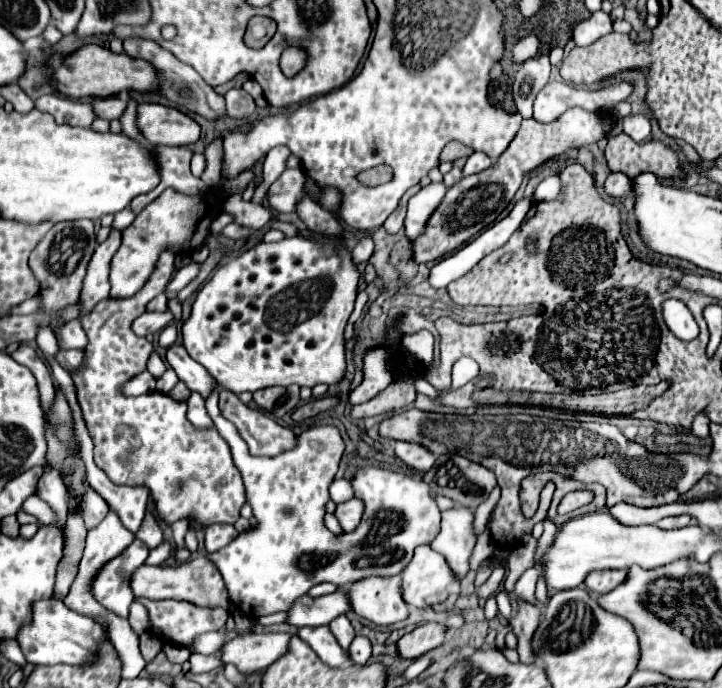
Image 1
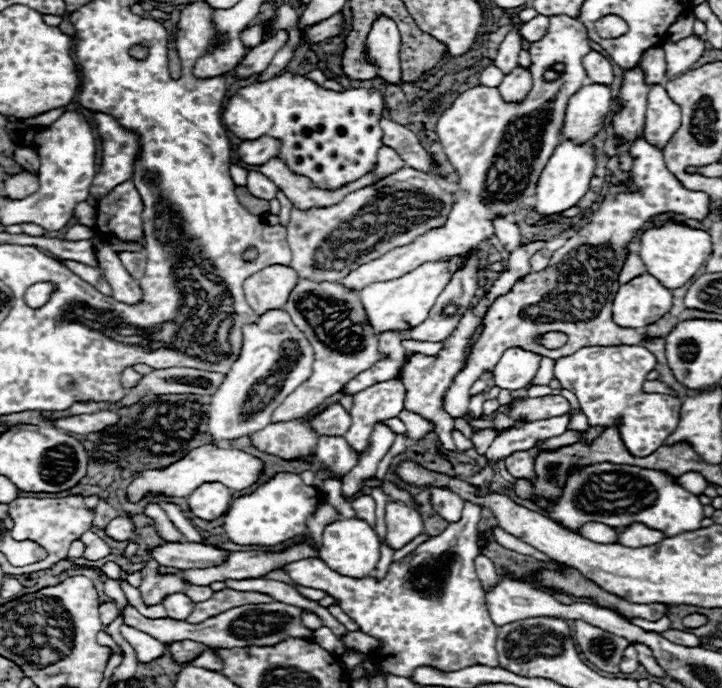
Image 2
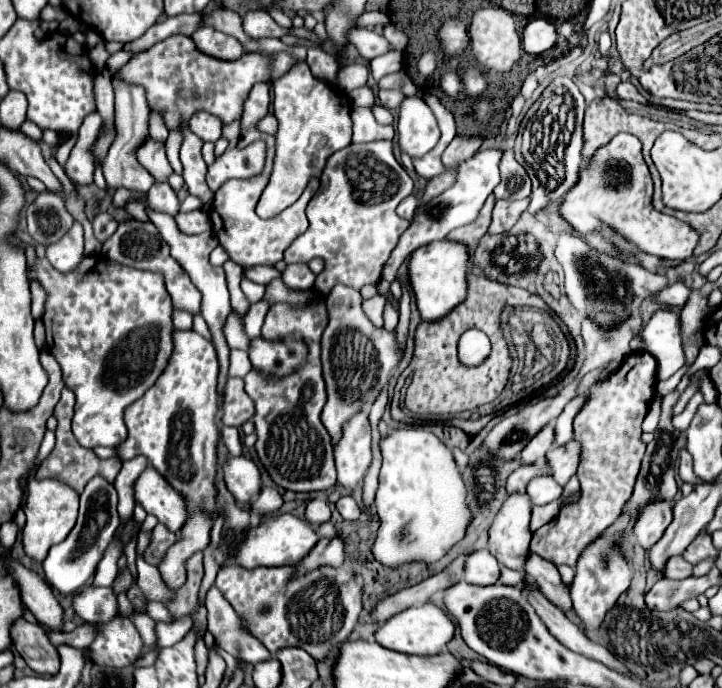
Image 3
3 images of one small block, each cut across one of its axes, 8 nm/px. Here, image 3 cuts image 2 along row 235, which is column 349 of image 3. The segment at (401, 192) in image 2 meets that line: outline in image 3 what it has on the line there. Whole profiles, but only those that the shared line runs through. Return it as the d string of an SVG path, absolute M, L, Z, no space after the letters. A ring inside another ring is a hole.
M344 284L334 286L334 290L326 296L330 322L322 336L322 368L328 402L322 410L322 424L326 426L332 438L332 446L340 442L342 426L354 414L368 410L376 402L380 392L386 388L392 370L404 358L404 350L398 344L396 330L388 332L386 328L372 326L372 322L362 312L360 304L360 292Z

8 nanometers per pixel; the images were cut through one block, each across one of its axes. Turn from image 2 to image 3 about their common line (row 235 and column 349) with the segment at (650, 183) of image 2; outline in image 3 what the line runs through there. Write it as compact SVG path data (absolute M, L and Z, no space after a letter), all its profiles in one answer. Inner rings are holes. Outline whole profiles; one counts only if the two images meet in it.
M230 564L220 568L216 588L232 604L232 608L248 618L250 634L256 636L270 652L286 646L304 648L316 662L324 662L330 648L348 640L362 612L362 588L352 574L342 568L316 568L302 578L292 578L294 568L258 566L246 570Z

